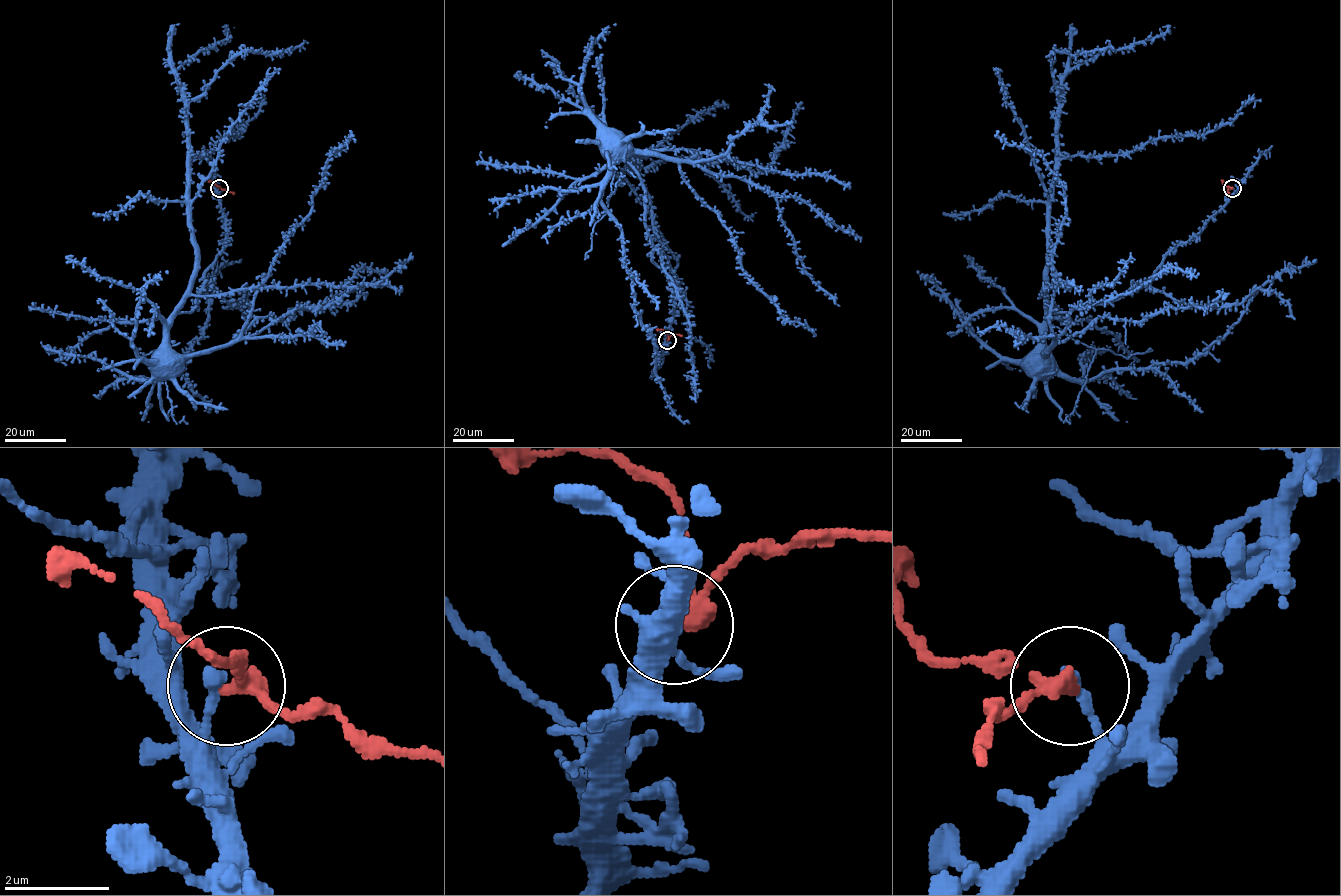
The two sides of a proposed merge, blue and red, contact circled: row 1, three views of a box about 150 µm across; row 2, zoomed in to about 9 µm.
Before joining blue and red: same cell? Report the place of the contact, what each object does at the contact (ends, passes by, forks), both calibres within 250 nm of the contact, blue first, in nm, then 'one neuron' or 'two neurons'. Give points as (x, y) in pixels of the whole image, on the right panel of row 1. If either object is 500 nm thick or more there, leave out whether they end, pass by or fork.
place (1232, 188); blue ends; red passes by; calibres 280 and 260 nm; two neurons

